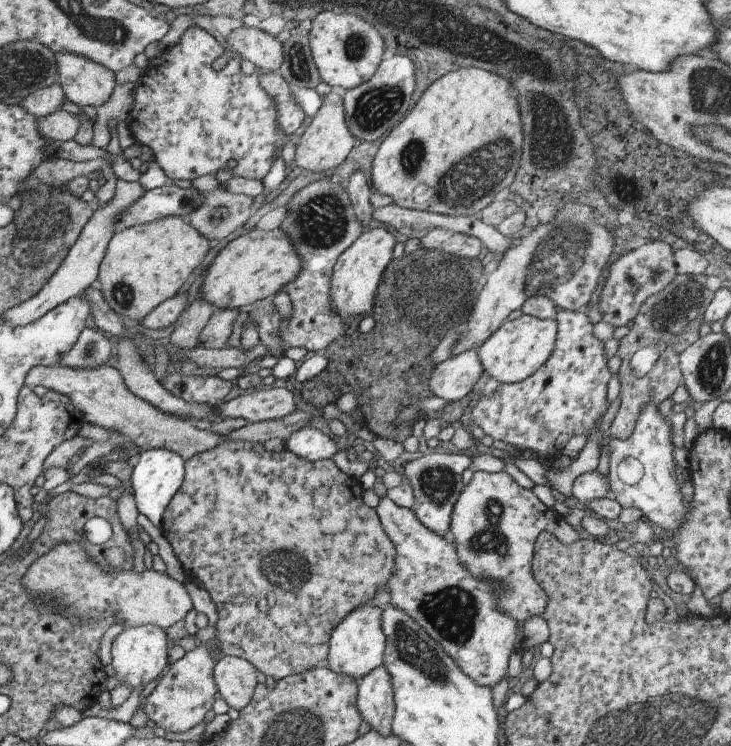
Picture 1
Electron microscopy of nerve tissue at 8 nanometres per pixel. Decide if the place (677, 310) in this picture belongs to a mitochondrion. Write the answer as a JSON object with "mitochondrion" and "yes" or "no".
{"mitochondrion":"yes"}

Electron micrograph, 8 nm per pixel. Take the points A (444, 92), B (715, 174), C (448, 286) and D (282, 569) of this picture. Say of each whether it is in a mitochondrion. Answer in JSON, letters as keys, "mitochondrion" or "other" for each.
{"A":"other","B":"other","C":"mitochondrion","D":"mitochondrion"}

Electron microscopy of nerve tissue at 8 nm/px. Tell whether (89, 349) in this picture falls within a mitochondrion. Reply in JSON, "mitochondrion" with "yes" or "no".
{"mitochondrion":"yes"}

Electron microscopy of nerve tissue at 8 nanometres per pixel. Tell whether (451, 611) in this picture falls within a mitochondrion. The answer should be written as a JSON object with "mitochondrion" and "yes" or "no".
{"mitochondrion":"yes"}

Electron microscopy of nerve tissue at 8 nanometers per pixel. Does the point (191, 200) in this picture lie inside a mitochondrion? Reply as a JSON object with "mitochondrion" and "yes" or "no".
{"mitochondrion":"yes"}

